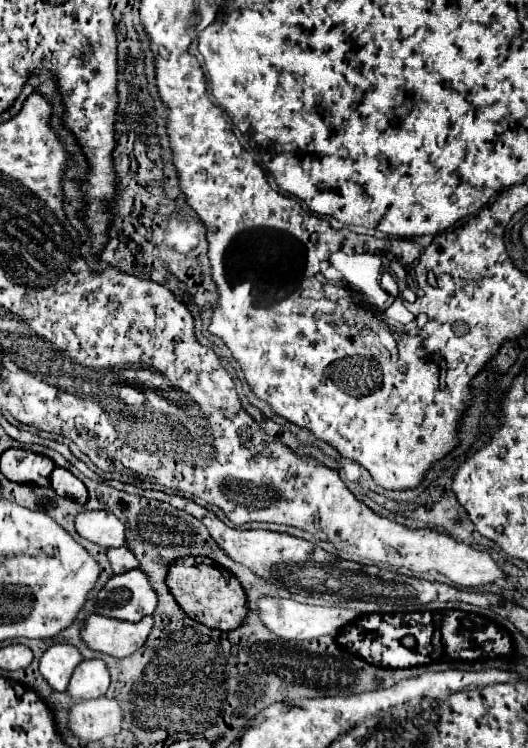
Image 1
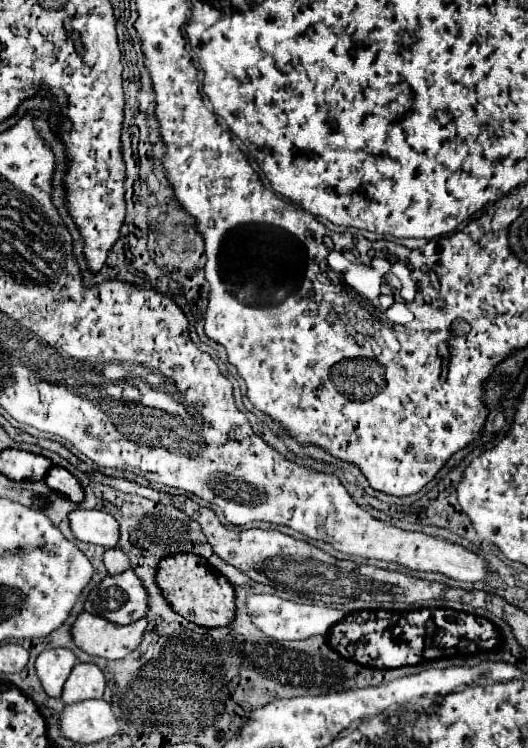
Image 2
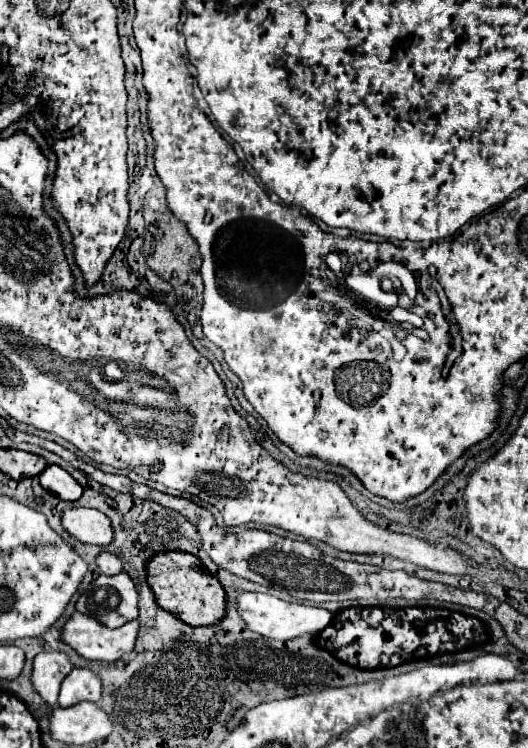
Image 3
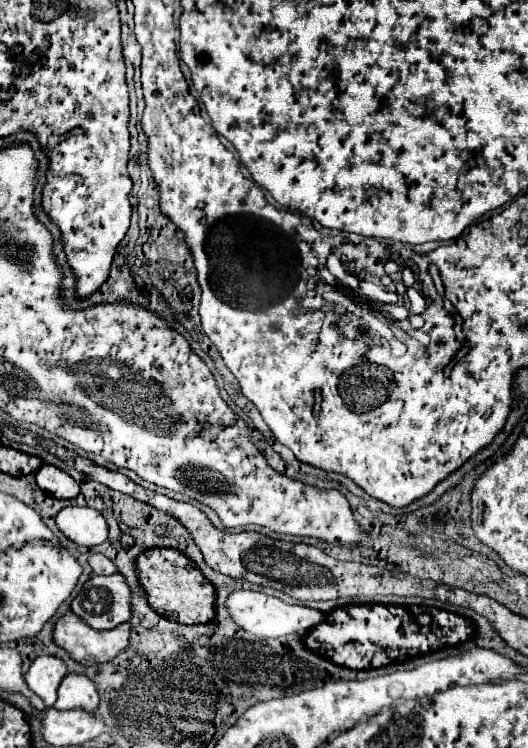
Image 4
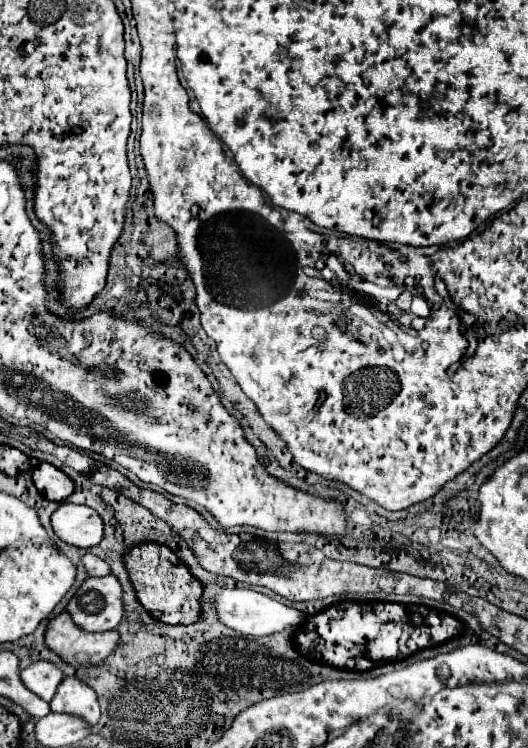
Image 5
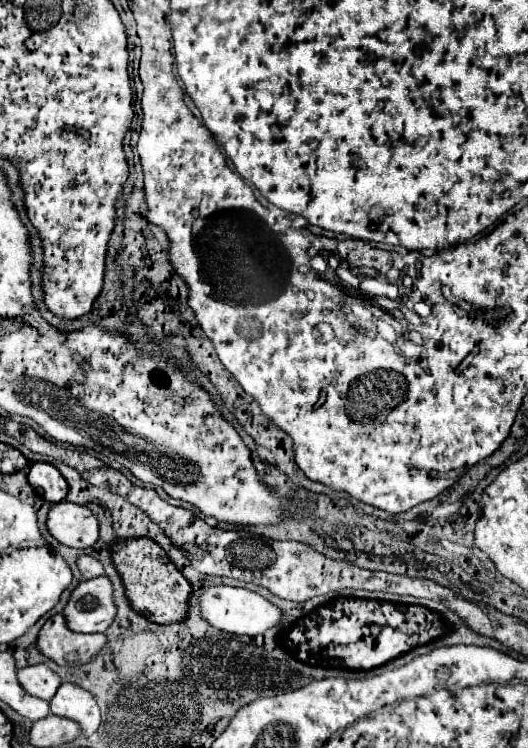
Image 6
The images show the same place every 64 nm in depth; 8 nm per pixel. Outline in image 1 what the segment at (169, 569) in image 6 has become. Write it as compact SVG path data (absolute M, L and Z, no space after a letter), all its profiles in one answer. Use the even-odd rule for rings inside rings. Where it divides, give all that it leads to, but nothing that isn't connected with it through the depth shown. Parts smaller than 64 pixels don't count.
M180 558L172 564L172 570L168 570L168 588L178 598L182 610L194 618L196 622L216 628L222 632L236 630L246 622L248 616L248 600L246 590L242 588L242 582L228 572L226 568L218 566L210 558Z

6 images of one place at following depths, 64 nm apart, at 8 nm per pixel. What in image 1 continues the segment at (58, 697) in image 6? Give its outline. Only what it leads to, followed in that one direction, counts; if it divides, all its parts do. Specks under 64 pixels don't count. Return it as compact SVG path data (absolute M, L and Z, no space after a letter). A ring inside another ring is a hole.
M92 658L80 662L68 686L68 694L72 698L98 698L106 694L108 686L110 686L110 672L106 662L100 658Z

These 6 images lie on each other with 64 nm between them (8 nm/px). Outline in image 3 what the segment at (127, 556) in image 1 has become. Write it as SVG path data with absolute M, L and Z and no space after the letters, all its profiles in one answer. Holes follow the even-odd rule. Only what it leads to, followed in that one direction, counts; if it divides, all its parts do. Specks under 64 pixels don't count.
M102 552L96 562L98 562L98 568L100 568L102 574L118 574L124 568L122 560L112 552Z

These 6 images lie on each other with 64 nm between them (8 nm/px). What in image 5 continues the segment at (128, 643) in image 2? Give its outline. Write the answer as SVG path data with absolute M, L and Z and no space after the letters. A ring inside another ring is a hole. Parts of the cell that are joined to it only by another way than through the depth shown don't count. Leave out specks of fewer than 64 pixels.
M68 612L52 618L46 628L46 644L62 656L64 662L80 668L106 660L120 644L118 630L86 632L74 624Z

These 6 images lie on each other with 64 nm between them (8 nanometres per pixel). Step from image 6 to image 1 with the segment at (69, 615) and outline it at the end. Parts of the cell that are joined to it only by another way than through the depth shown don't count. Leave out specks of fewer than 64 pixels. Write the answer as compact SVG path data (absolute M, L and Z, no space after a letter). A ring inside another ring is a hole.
M136 568L126 574L112 576L108 584L98 592L94 610L102 616L138 622L146 614L154 614L156 606L156 590L152 588L148 576Z

